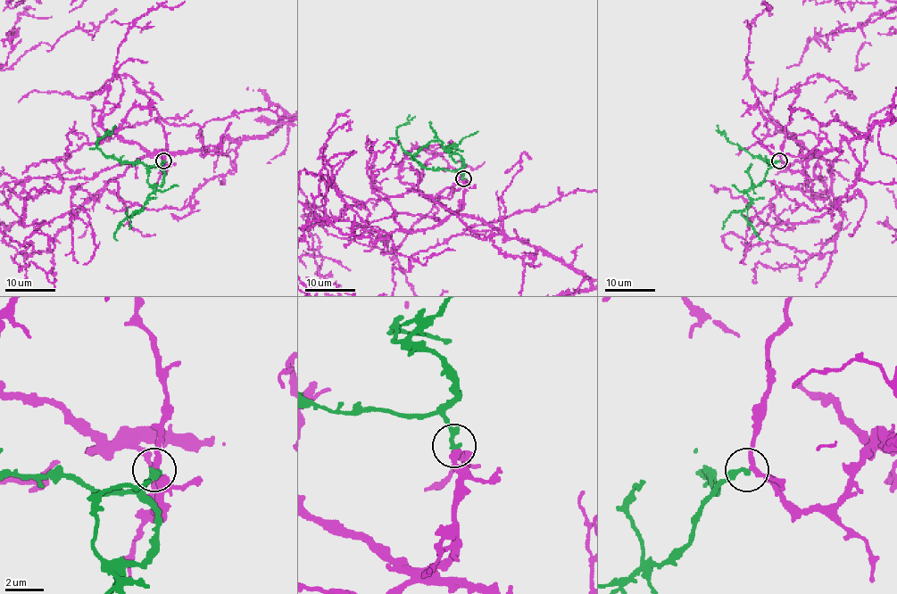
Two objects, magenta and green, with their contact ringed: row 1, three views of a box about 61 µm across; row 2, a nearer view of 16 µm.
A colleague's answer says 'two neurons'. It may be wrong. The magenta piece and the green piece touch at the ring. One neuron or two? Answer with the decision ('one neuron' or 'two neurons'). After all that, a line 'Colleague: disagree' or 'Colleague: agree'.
one neuron
Colleague: disagree

